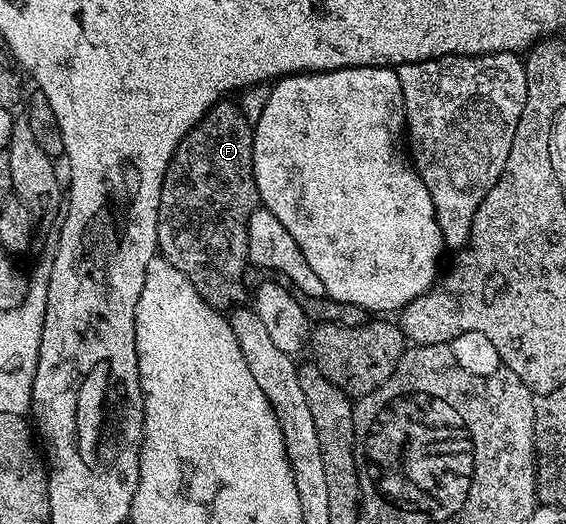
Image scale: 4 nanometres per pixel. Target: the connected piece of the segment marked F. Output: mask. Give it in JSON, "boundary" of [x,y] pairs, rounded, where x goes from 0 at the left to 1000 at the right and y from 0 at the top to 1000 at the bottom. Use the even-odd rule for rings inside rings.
{"boundary":[[[396,187],[387,197],[378,198],[366,219],[359,223],[357,233],[345,244],[336,244],[323,269],[313,279],[313,286],[292,324],[288,361],[281,380],[281,406],[277,408],[279,479],[284,483],[286,494],[297,496],[306,508],[313,508],[313,515],[320,515],[320,523],[327,523],[327,531],[355,559],[359,571],[380,584],[401,580],[422,565],[422,532],[429,527],[429,510],[438,510],[440,504],[436,492],[436,418],[451,405],[458,389],[458,365],[451,353],[451,334],[447,332],[447,271],[451,269],[447,239],[428,221],[420,197],[408,193],[406,198],[405,193],[406,189]]]}

